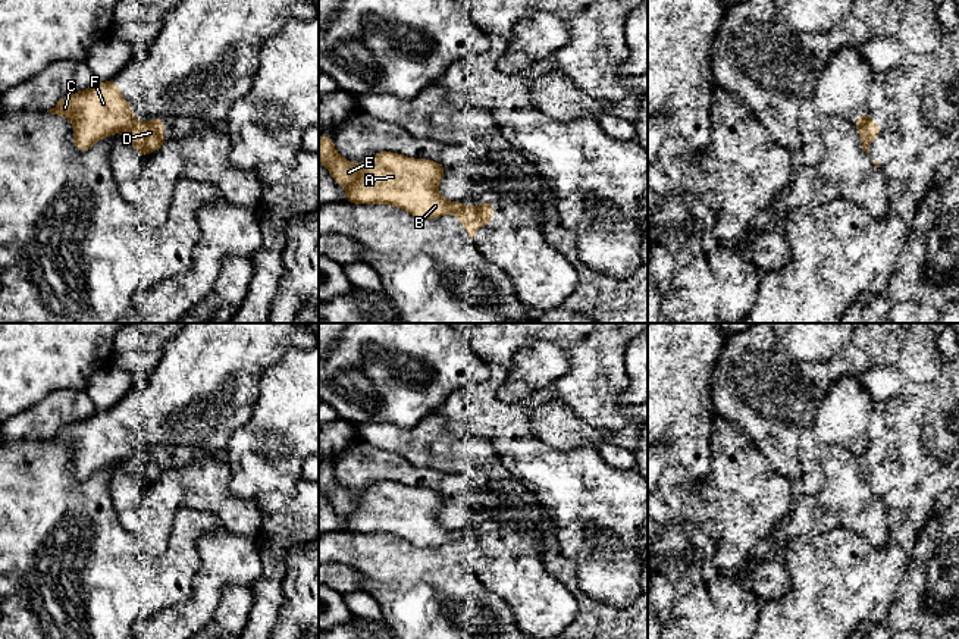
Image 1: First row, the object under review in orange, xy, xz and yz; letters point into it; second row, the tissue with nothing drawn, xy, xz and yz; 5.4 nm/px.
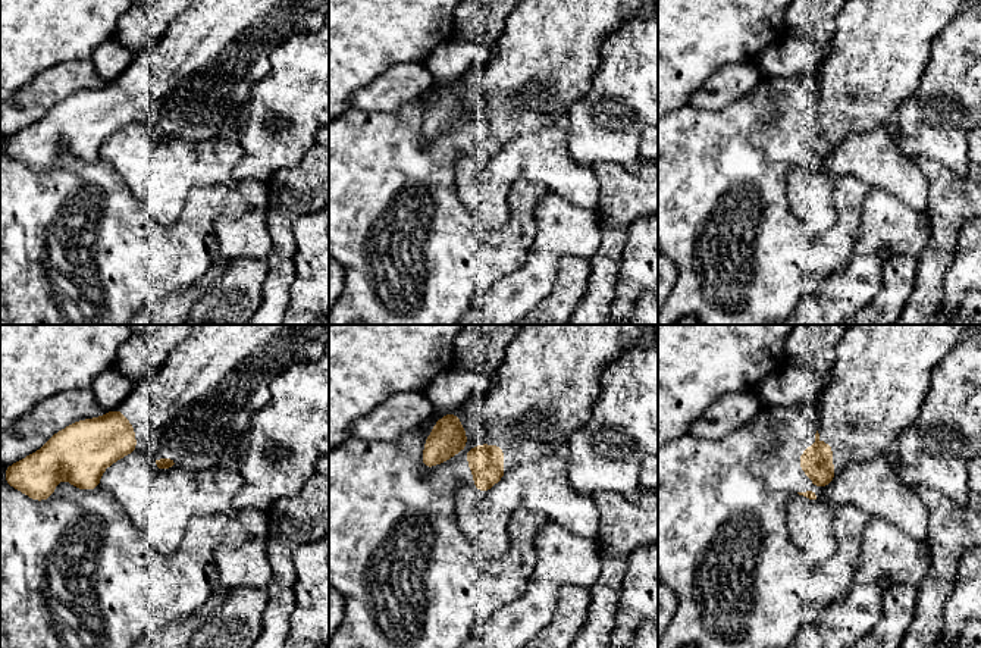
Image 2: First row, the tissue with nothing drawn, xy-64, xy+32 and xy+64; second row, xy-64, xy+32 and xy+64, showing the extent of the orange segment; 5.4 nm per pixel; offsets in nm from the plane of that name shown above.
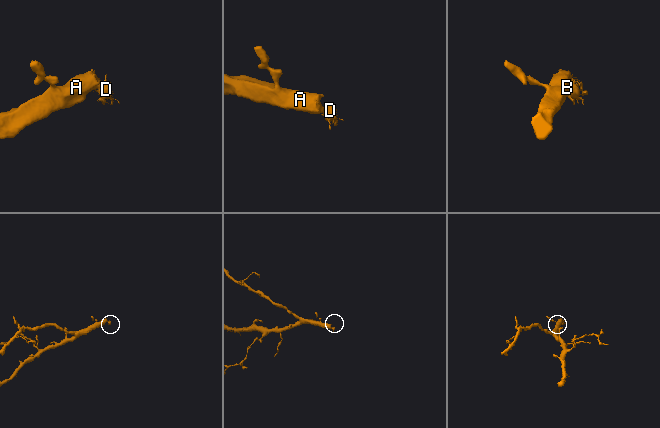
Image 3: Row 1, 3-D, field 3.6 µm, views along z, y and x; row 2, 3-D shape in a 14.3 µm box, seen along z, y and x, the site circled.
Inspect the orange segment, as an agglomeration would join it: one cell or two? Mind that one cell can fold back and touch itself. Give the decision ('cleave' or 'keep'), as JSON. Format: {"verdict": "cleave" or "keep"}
{"verdict": "cleave"}

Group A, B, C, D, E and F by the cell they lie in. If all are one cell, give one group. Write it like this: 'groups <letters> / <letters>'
groups A B C E F / D

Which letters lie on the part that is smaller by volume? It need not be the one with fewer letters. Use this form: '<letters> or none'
D

